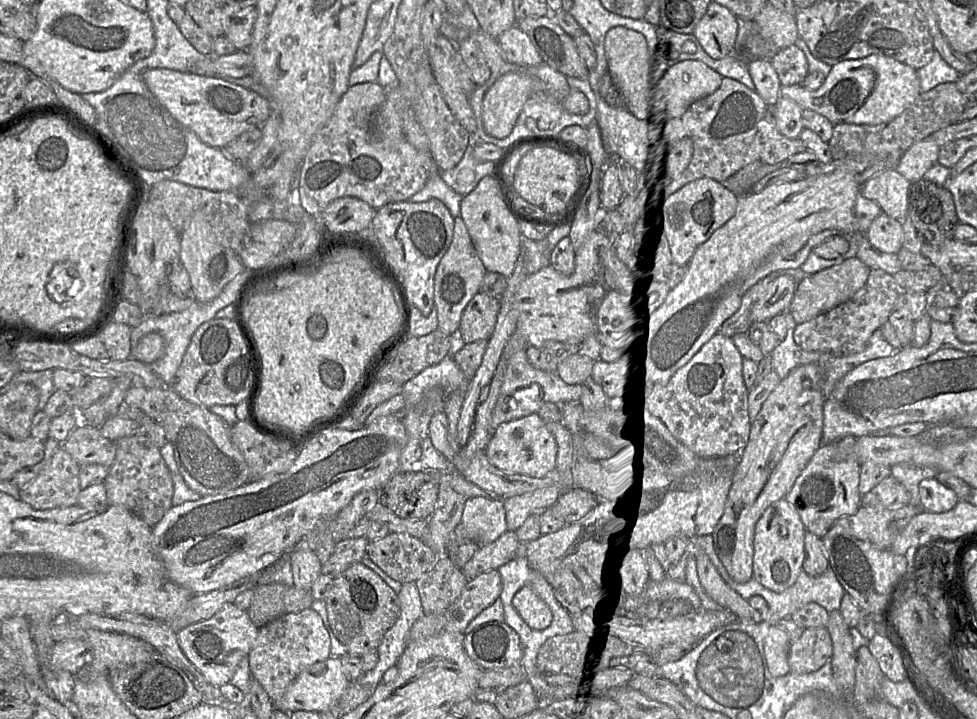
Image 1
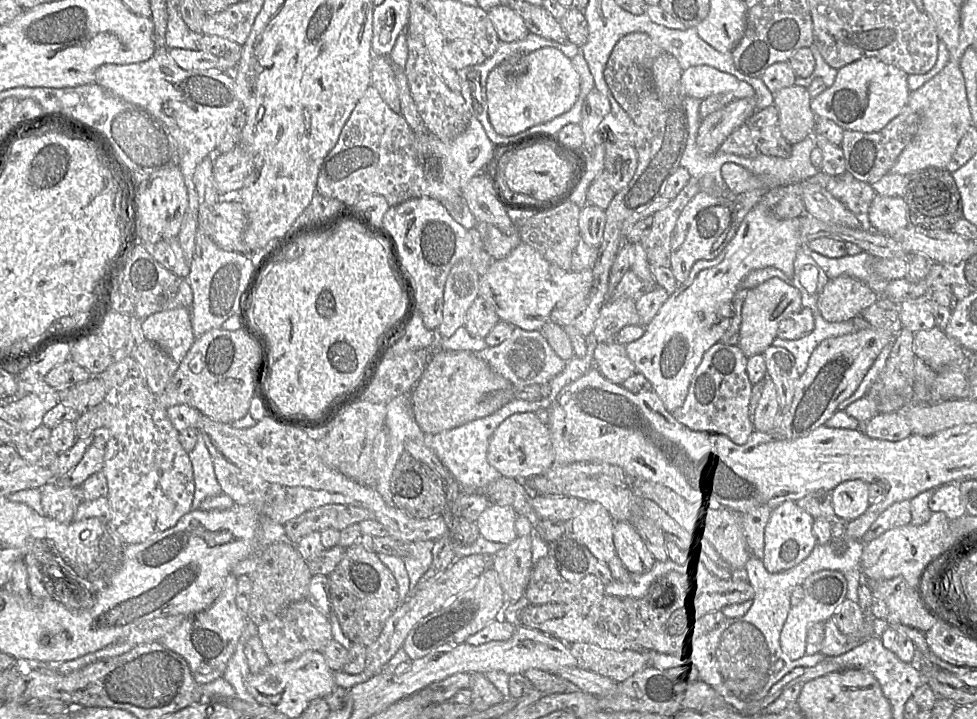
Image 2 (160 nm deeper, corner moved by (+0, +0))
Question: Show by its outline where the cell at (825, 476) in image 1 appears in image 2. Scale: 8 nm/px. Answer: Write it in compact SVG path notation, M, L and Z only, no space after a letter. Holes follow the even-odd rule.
M860 479L840 483L831 491L835 514L844 521L853 521L870 506L868 483Z

